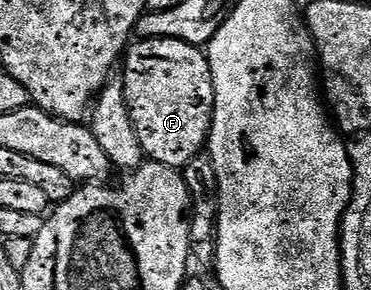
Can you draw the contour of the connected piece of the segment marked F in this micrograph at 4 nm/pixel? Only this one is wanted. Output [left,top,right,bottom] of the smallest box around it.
[120,38,214,171]

